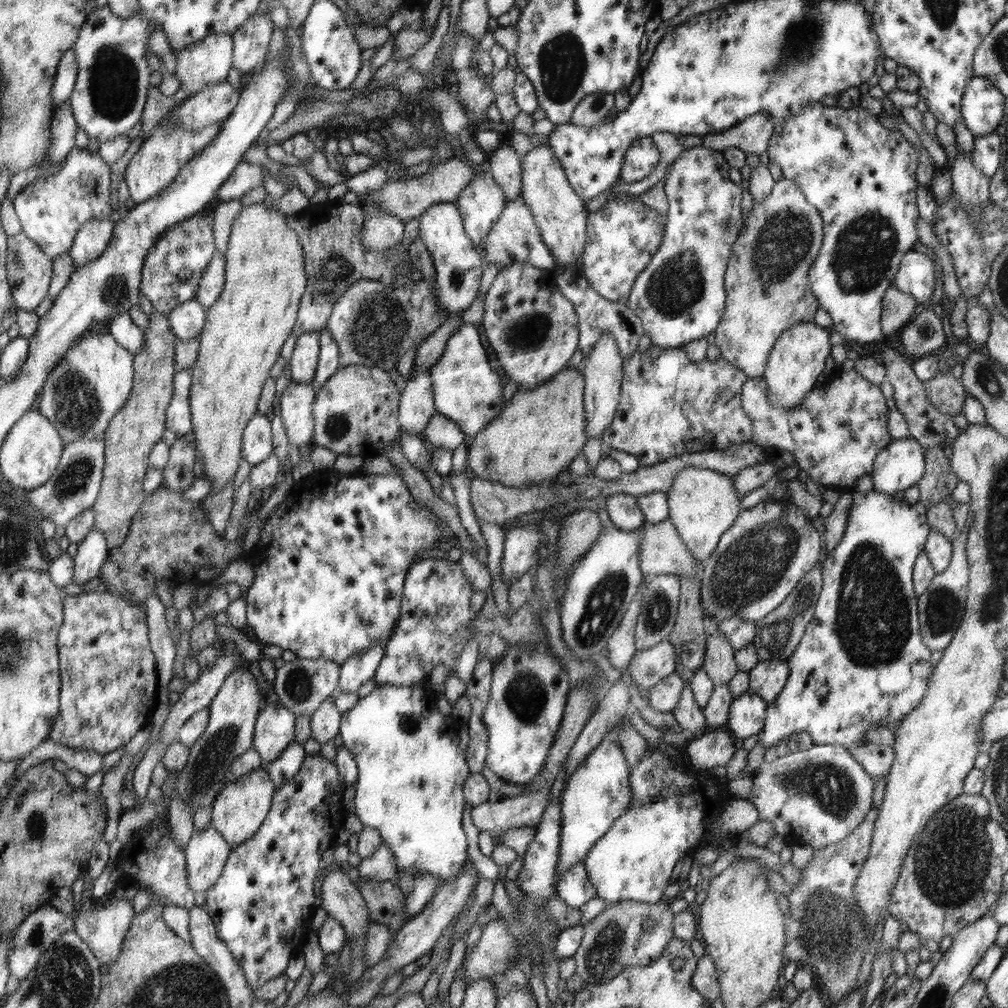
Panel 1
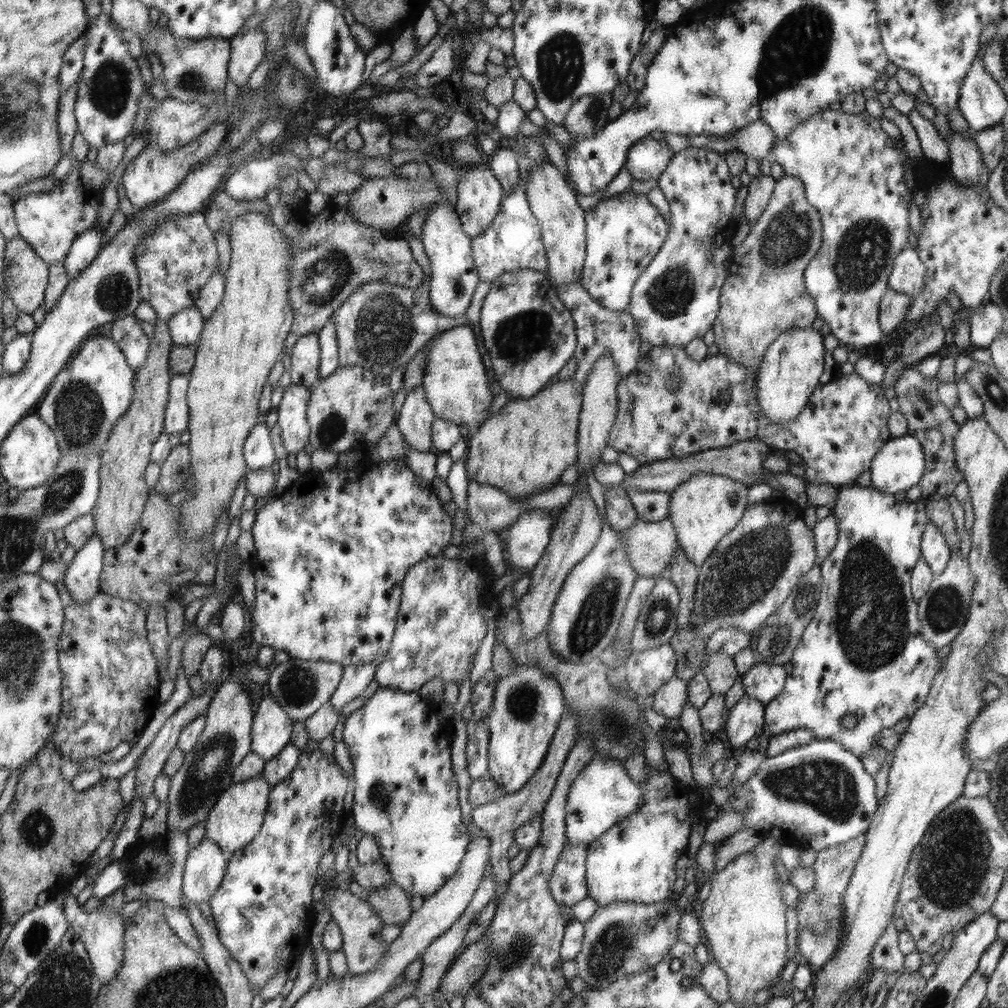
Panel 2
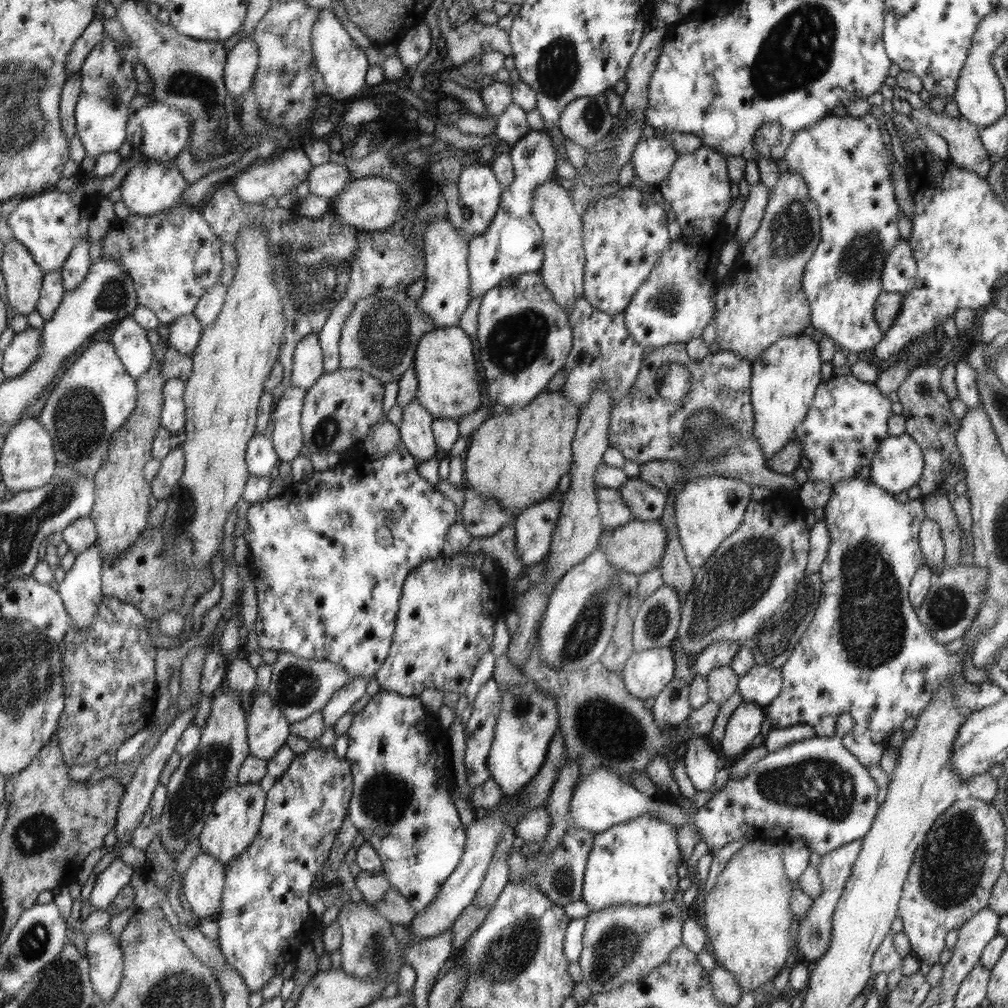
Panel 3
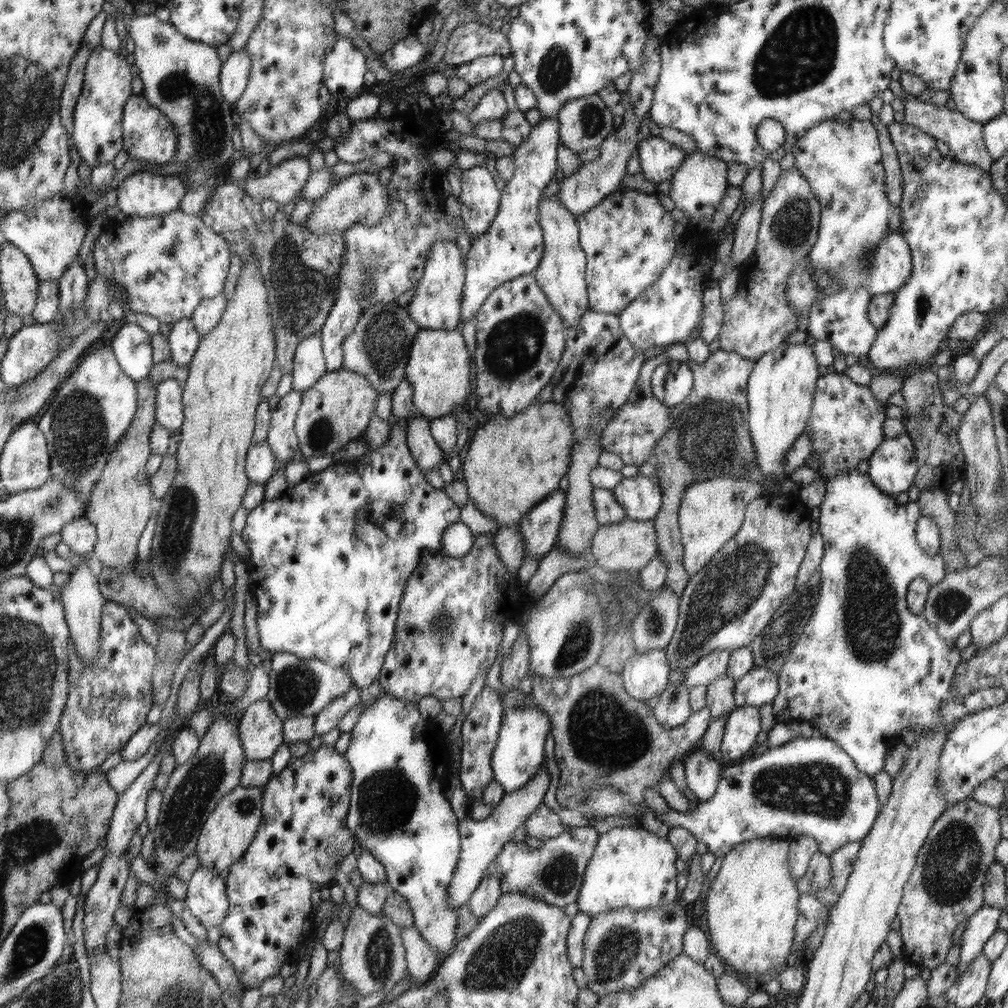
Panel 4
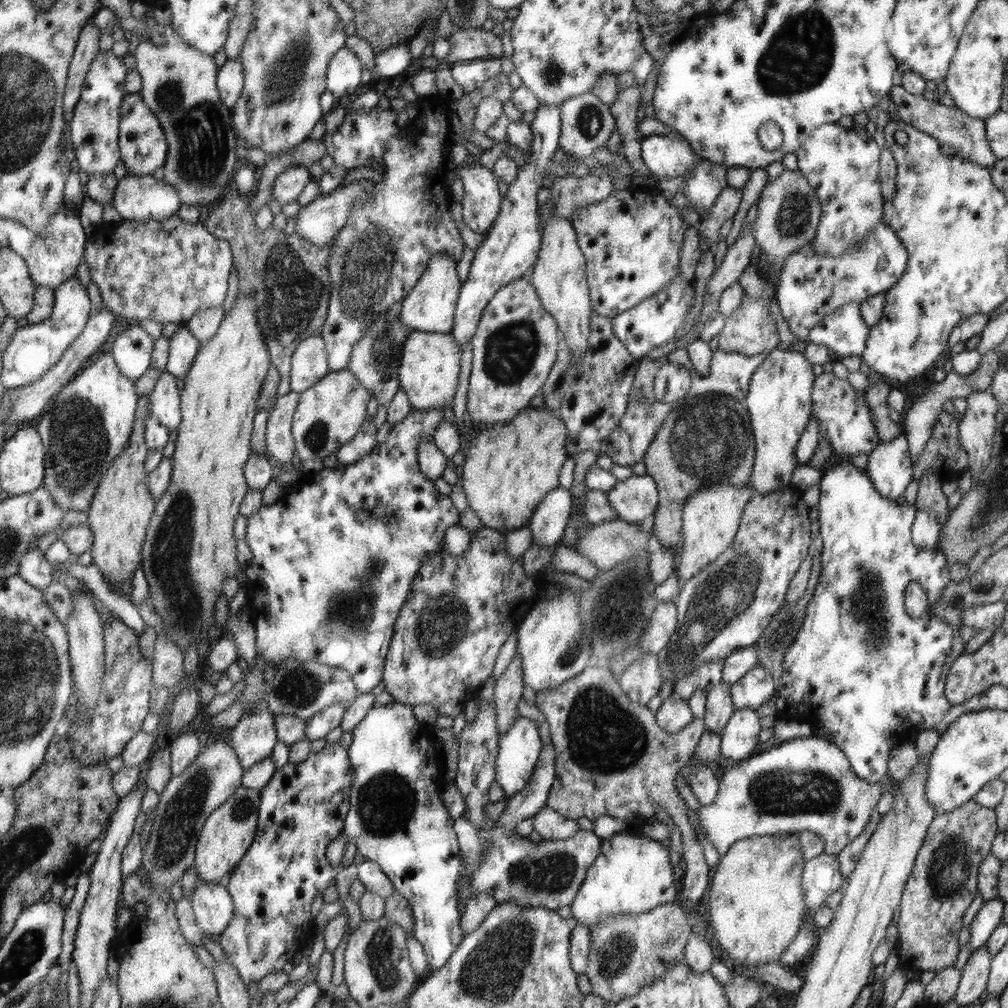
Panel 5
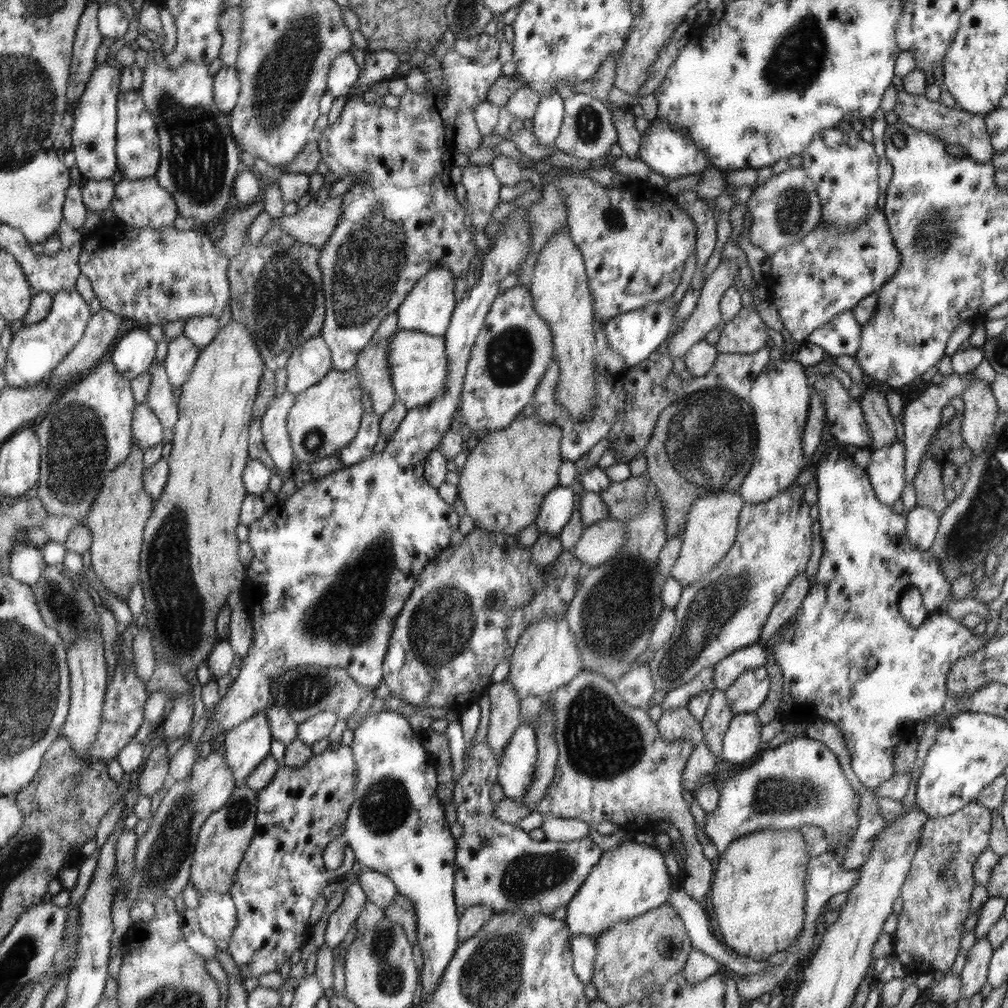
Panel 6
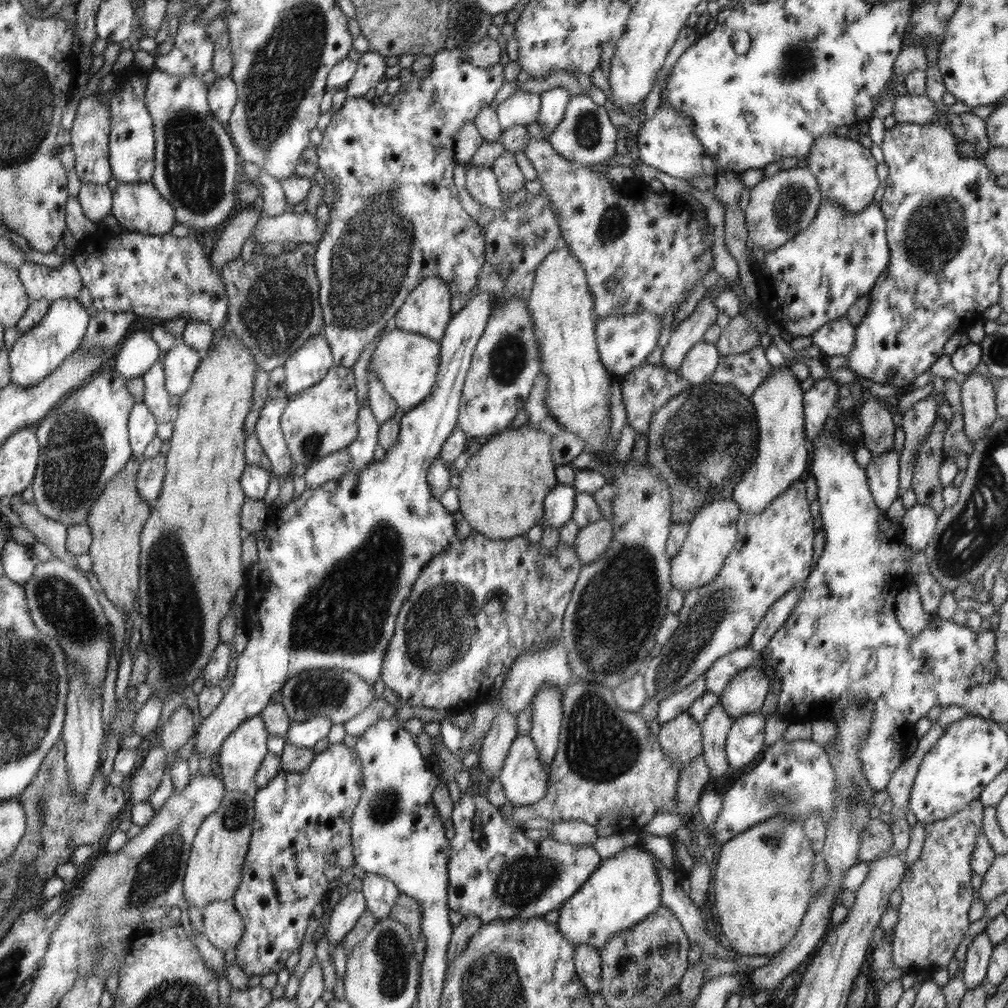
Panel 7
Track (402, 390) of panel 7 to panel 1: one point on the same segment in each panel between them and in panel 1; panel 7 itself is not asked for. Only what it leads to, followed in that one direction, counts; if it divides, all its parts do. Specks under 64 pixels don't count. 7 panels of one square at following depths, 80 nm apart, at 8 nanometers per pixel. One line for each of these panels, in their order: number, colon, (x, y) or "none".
1: (466, 390)
2: (456, 383)
3: (447, 375)
4: (438, 369)
5: (430, 363)
6: (418, 362)

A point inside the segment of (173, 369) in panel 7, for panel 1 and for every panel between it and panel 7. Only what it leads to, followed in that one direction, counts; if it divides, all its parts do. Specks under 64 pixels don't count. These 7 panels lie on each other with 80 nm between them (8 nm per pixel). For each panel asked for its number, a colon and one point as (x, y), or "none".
1: (187, 320)
2: (186, 326)
3: (185, 332)
4: (184, 340)
5: (183, 347)
6: (182, 354)

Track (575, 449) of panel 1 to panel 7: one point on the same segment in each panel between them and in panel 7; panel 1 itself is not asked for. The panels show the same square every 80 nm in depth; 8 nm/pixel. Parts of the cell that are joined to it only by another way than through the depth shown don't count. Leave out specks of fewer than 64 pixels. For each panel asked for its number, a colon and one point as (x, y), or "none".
2: (523, 449)
3: (518, 455)
4: (511, 464)
5: (508, 469)
6: (510, 471)
7: (502, 491)

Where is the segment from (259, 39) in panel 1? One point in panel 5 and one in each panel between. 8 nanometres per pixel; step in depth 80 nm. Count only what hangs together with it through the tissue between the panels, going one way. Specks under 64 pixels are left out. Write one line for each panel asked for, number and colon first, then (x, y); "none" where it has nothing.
2: (248, 48)
3: (242, 65)
4: (234, 74)
5: (231, 77)

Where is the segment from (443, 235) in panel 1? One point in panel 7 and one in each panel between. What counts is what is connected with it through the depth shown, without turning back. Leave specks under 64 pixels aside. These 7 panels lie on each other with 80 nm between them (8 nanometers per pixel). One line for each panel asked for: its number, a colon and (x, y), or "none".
2: (453, 278)
3: (448, 285)
4: (436, 304)
5: (429, 307)
6: (428, 307)
7: (427, 310)

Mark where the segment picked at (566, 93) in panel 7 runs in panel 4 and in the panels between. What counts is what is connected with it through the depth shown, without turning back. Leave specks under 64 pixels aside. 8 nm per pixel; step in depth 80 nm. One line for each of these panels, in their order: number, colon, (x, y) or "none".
4: (513, 246)
5: (511, 246)
6: (550, 114)

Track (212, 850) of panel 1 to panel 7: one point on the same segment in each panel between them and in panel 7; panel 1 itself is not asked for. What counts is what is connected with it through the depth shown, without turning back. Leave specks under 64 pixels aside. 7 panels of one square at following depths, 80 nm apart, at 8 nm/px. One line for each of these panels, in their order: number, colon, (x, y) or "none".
2: (206, 863)
3: (204, 882)
4: (207, 898)
5: (213, 906)
6: (217, 913)
7: (223, 925)

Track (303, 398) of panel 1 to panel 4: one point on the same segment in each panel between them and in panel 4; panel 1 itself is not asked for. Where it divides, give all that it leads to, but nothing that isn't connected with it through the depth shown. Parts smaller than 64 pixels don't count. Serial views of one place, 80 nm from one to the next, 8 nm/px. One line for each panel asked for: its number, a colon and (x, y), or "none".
2: (293, 421)
3: (288, 441)
4: (282, 437)

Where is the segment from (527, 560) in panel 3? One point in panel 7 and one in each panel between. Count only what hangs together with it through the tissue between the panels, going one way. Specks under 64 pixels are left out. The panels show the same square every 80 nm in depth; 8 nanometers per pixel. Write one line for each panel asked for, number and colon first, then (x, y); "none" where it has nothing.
4: (540, 528)
5: (547, 525)
6: (556, 511)
7: (559, 504)

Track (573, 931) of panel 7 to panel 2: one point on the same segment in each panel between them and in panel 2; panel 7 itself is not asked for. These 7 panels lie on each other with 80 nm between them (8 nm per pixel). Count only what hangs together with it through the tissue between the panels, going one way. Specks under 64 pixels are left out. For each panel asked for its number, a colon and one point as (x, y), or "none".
2: (634, 862)
3: (635, 863)
4: (632, 868)
5: (632, 875)
6: (630, 880)

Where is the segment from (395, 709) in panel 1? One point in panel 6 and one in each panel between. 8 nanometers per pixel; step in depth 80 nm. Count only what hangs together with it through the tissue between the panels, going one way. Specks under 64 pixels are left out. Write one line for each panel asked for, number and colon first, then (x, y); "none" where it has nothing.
2: (405, 795)
3: (402, 784)
4: (401, 762)
5: (397, 821)
6: (396, 826)

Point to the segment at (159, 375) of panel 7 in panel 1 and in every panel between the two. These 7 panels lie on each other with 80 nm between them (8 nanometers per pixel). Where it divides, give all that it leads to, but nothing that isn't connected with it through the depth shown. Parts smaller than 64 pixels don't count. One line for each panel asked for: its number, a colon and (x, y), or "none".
1: (178, 419)
2: (177, 413)
3: (173, 419)
4: (169, 407)
5: (164, 401)
6: (160, 397)

